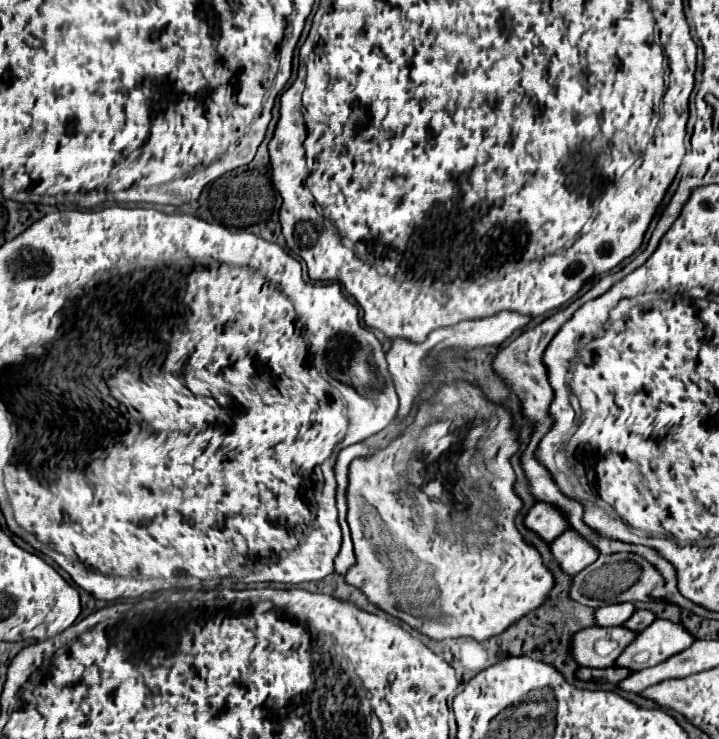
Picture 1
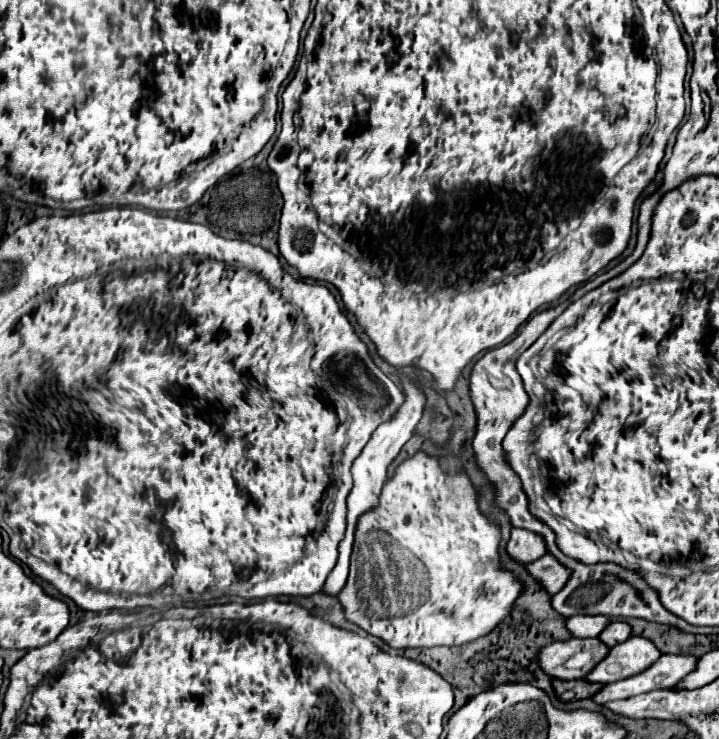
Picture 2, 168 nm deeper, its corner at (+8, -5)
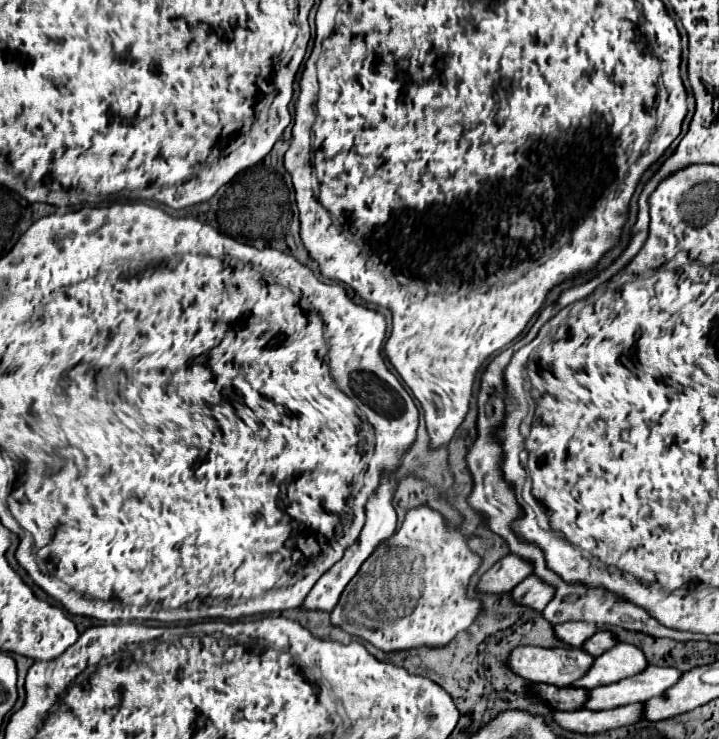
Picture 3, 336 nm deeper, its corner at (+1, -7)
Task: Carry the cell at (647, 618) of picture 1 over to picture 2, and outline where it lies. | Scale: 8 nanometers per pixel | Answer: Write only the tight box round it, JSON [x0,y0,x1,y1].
[598,621,630,647]

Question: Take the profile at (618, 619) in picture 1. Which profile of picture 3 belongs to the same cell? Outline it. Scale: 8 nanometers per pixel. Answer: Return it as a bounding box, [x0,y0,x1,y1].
[555,623,597,647]

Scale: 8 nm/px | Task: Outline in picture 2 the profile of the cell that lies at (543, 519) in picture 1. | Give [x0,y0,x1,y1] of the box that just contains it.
[506,529,546,565]

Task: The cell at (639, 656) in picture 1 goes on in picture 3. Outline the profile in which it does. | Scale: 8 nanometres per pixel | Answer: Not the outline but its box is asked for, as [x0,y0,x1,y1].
[573,643,647,689]

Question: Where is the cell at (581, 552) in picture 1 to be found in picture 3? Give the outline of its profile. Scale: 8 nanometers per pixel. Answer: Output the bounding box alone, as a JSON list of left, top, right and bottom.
[513,575,555,611]

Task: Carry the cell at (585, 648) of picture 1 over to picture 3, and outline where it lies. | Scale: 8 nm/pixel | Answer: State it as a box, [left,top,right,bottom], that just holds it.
[509,647,595,687]

